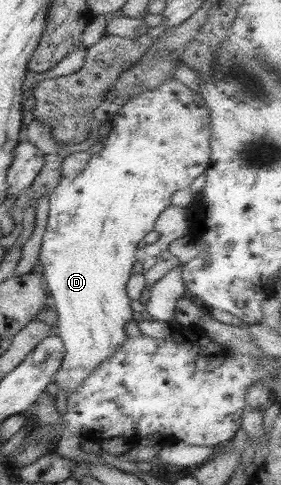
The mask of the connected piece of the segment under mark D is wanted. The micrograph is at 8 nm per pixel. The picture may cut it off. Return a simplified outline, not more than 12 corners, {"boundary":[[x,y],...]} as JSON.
{"boundary":[[172,78],[113,115],[49,193],[38,264],[64,396],[125,341],[126,282],[208,167]]}

